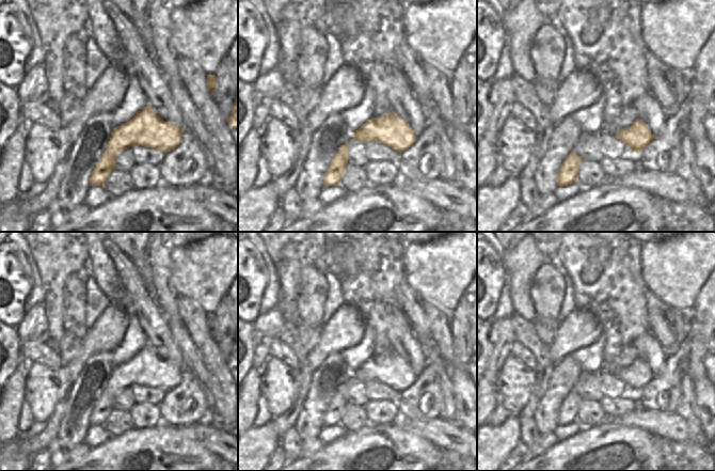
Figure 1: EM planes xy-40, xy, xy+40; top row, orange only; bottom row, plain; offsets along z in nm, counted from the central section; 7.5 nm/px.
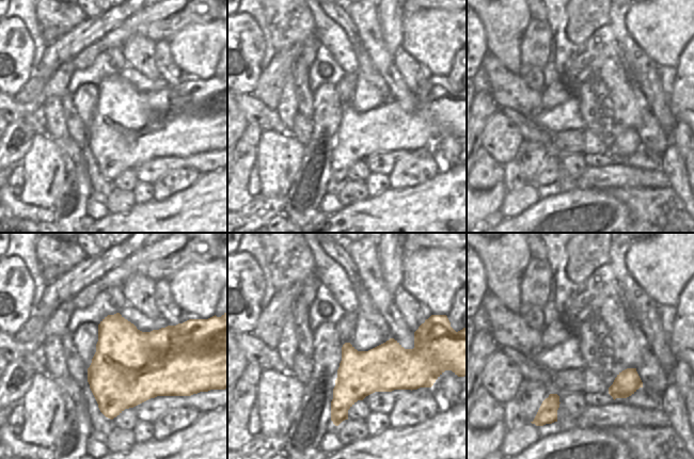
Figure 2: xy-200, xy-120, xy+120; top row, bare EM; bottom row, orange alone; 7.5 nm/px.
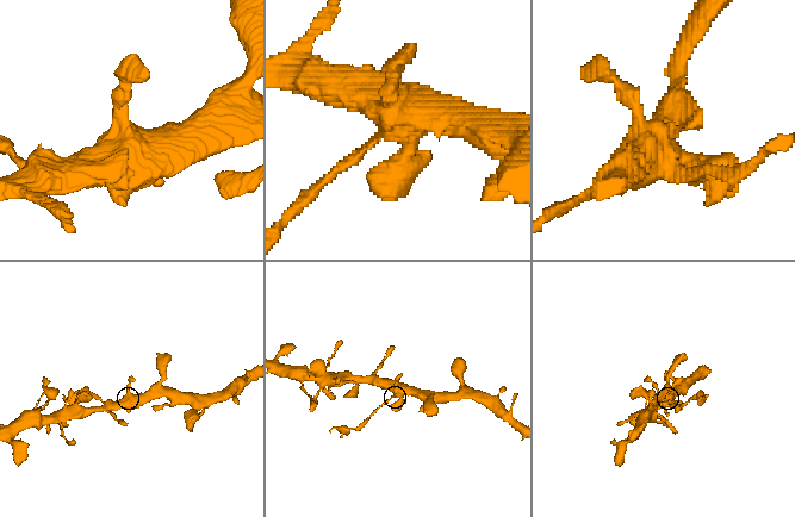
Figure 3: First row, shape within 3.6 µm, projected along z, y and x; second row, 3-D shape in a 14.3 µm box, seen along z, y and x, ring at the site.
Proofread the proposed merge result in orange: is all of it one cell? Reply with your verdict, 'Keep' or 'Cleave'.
Cleave

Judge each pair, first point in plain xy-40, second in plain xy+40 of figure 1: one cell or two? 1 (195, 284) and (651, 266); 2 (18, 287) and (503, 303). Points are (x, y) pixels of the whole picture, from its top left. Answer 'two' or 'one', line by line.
1: one
2: two

